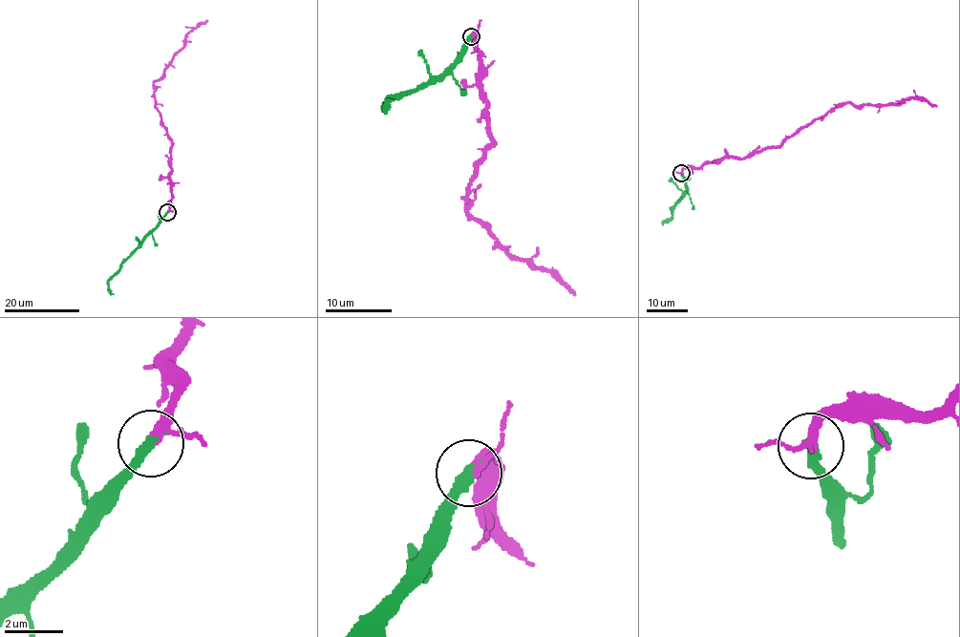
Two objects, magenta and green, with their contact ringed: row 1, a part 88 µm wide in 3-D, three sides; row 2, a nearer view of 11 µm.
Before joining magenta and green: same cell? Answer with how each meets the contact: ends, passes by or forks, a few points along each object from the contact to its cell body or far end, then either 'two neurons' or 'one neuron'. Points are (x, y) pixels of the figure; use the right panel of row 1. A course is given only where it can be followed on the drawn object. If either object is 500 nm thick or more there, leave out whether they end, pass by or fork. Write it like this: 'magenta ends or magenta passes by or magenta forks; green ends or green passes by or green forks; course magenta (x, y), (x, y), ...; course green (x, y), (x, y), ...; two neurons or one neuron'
magenta forks; green ends; course magenta (681, 172), (776, 147), (816, 118), (847, 103), (895, 105), (913, 97), (937, 107); course green (681, 173), (687, 189), (672, 209), (672, 216), (662, 225); one neuron

